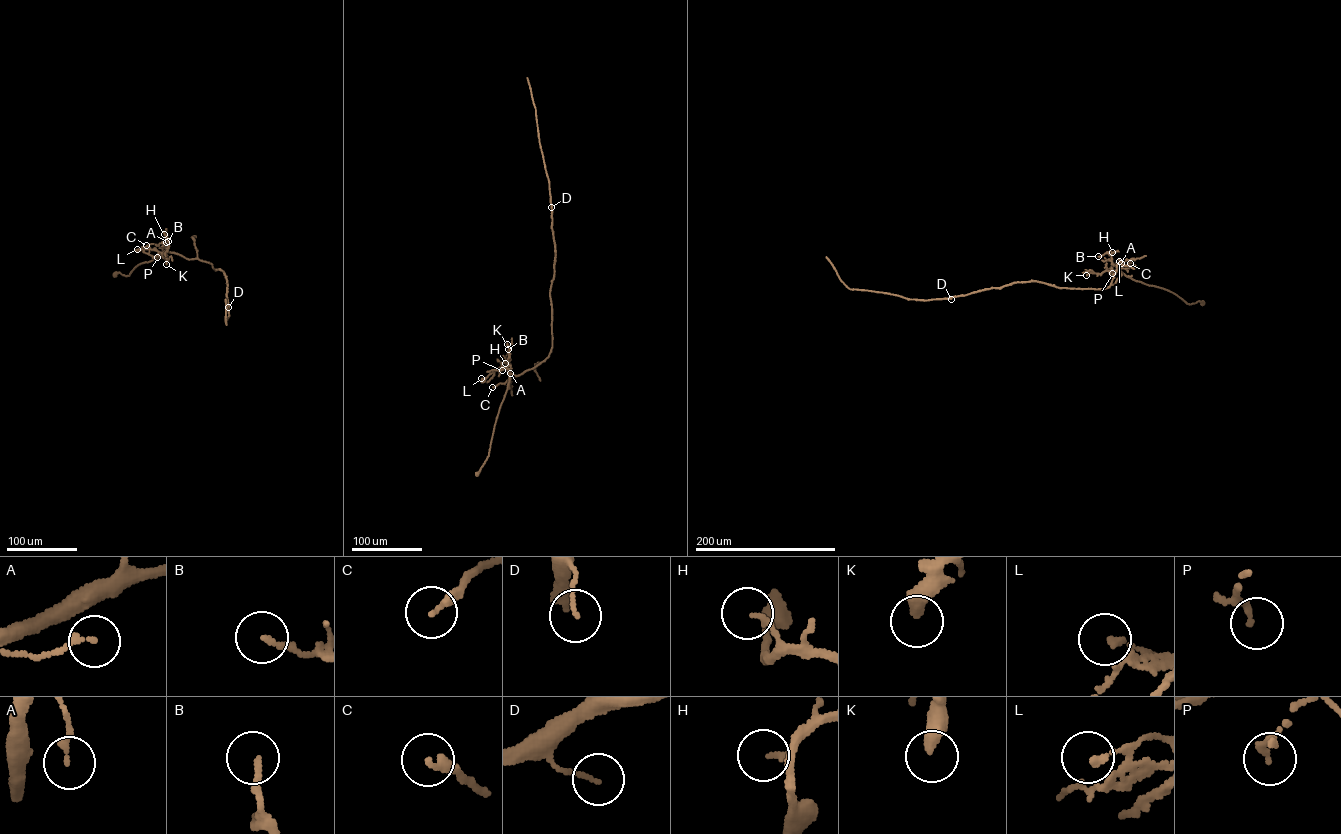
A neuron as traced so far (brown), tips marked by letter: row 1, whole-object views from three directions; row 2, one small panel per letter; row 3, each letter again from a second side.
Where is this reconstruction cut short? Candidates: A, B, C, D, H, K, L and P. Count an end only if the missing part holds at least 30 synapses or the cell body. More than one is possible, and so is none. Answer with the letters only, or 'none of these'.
none of these

